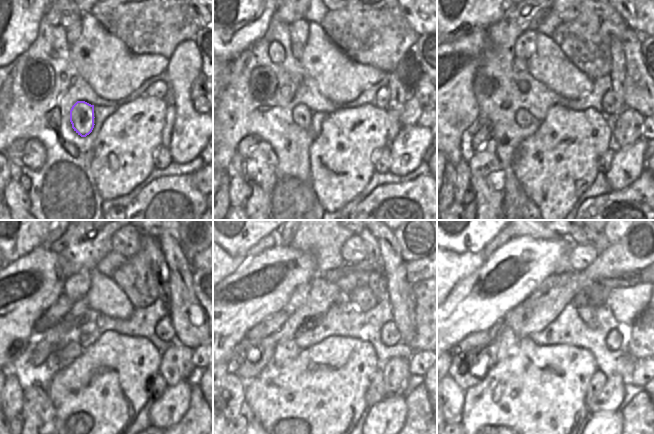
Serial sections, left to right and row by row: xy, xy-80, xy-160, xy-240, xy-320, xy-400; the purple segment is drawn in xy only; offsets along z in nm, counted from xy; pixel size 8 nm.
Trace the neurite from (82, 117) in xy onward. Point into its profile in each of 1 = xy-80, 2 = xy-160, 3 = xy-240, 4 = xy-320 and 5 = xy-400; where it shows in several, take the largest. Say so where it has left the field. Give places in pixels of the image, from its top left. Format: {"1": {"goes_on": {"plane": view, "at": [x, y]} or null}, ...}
{"1": {"goes_on": {"plane": "xy-80", "at": [302, 116]}}, "2": {"goes_on": {"plane": "xy-160", "at": [523, 117]}}, "3": {"goes_on": {"plane": "xy-240", "at": [60, 358]}}, "4": {"goes_on": {"plane": "xy-320", "at": [284, 351]}}, "5": {"goes_on": {"plane": "xy-400", "at": [508, 344]}}}

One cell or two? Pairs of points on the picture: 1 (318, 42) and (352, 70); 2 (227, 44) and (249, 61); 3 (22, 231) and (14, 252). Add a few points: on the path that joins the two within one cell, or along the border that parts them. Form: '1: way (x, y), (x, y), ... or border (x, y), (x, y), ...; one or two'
1: way (326, 50), (344, 68); one
2: border (258, 39), (229, 62); two
3: way (17, 236), (14, 239), (14, 247); one

